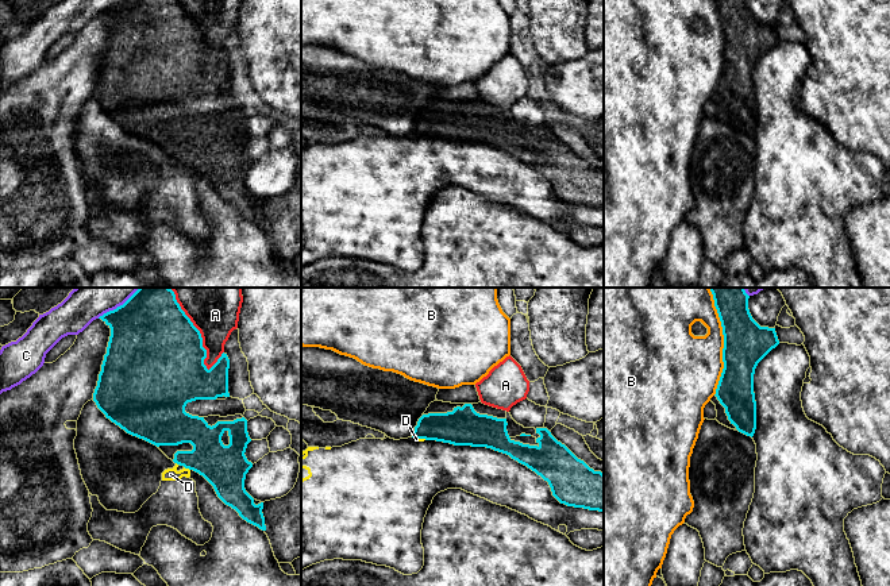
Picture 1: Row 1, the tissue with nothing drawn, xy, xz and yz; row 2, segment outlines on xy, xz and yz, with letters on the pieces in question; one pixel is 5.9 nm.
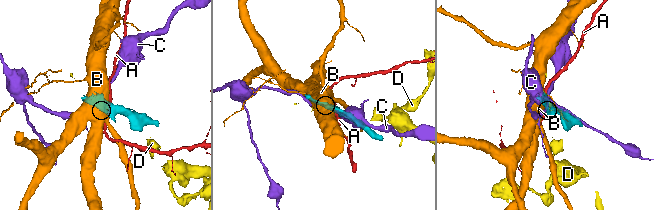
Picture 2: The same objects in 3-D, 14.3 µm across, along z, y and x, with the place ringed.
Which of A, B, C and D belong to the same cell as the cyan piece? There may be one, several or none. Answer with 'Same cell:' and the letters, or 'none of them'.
Same cell: none of them

